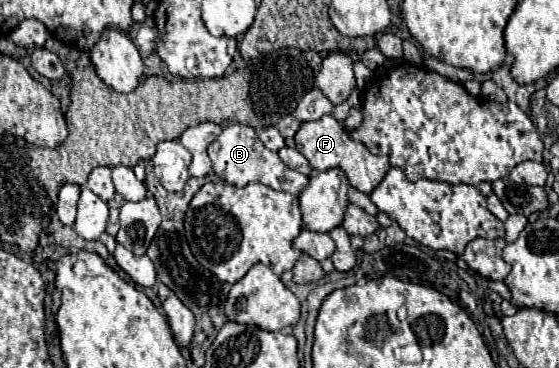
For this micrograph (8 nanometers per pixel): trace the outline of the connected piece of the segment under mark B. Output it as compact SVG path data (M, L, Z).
M232 123L232 125L224 127L222 135L208 147L208 155L212 159L214 173L220 179L224 179L226 183L236 185L236 187L244 187L248 183L262 183L262 185L272 187L276 191L286 191L286 193L298 195L308 185L306 175L302 175L302 173L298 173L294 169L288 169L280 161L278 153L274 153L270 149L264 149L264 145L258 139L256 131L252 127L246 127L246 125Z

